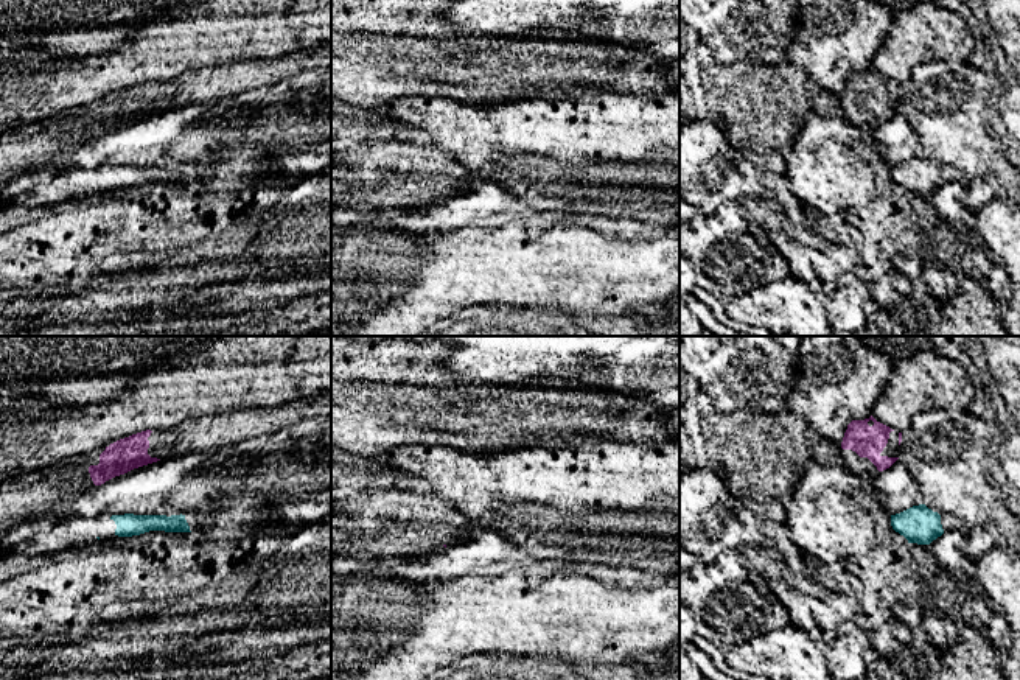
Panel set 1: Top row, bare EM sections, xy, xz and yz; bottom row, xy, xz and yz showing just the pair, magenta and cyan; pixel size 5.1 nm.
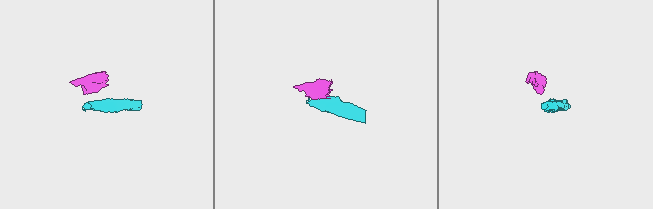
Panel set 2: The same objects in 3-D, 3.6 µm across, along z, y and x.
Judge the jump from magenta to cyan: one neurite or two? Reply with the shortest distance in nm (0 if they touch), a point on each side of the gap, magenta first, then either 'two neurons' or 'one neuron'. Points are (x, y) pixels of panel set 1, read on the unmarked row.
gap 170 nm; span xy (100, 136), (112, 167); two neurons

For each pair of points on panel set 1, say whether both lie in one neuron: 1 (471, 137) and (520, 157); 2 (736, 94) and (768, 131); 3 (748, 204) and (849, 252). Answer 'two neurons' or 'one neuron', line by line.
1: one neuron
2: one neuron
3: one neuron

